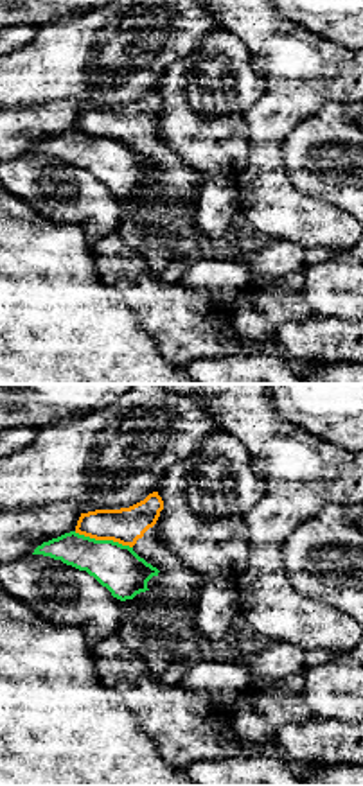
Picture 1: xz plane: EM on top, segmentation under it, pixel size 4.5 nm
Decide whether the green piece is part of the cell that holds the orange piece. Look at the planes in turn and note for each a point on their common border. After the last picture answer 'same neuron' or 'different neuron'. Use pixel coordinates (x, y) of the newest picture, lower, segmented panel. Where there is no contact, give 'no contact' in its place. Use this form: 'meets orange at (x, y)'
meets orange at (103, 539)

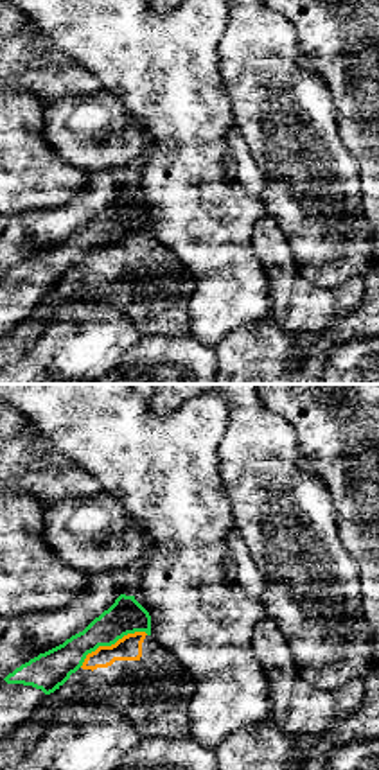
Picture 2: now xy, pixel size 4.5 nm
meets orange at (112, 645)

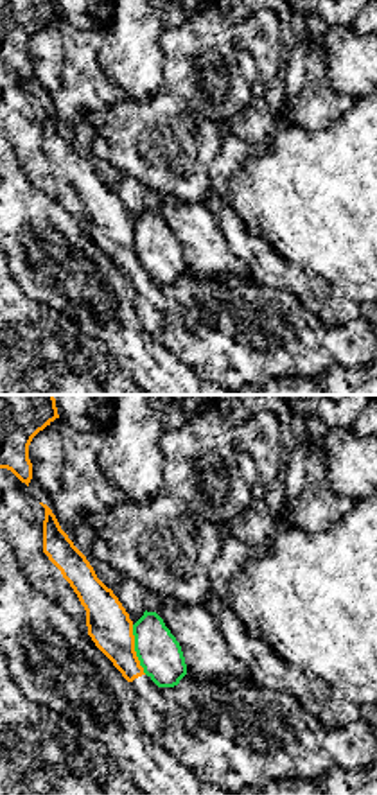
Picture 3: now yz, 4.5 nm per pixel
meets orange at (133, 650)

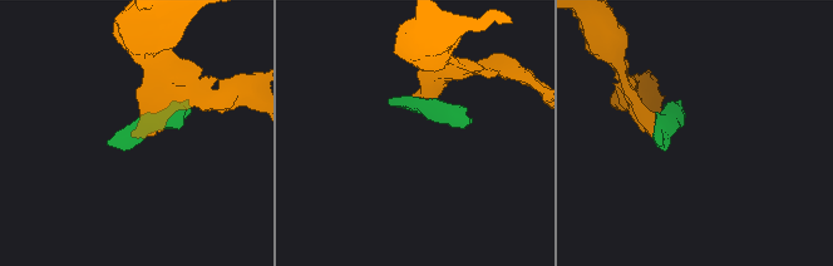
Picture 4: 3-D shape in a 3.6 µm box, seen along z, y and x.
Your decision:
different neuron

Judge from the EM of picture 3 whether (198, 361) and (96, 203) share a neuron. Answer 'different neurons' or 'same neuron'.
same neuron

